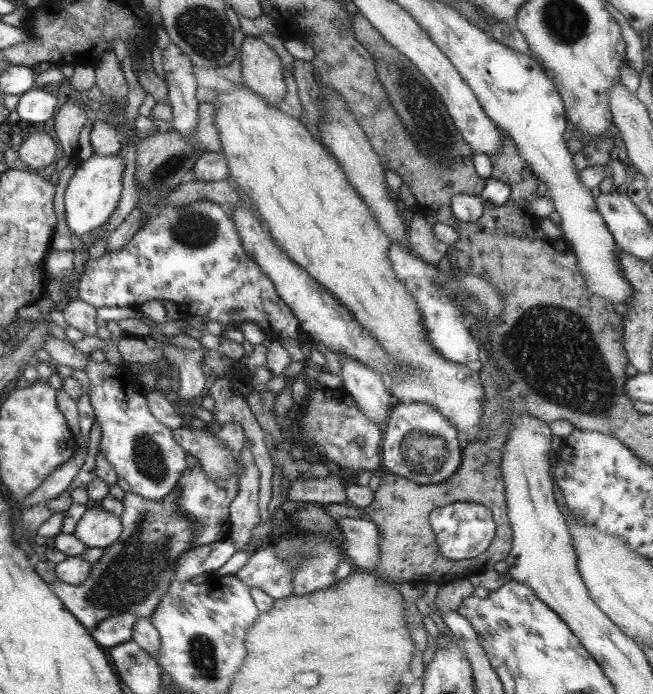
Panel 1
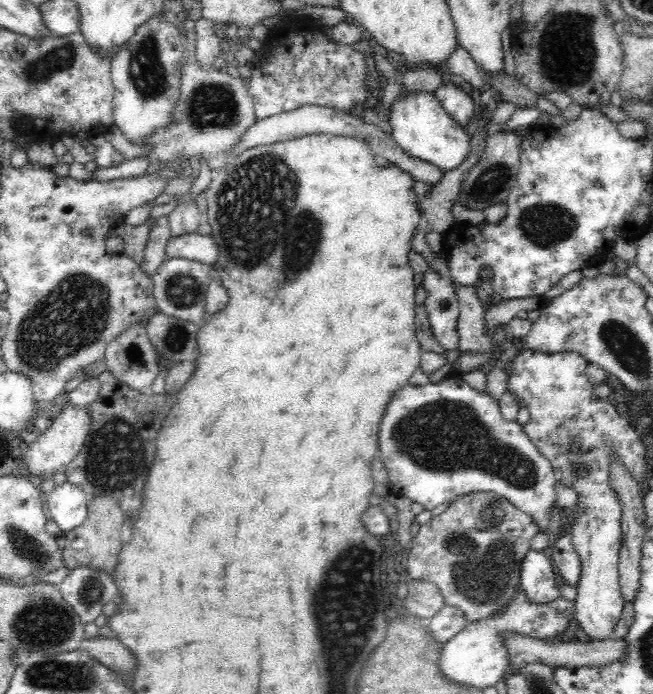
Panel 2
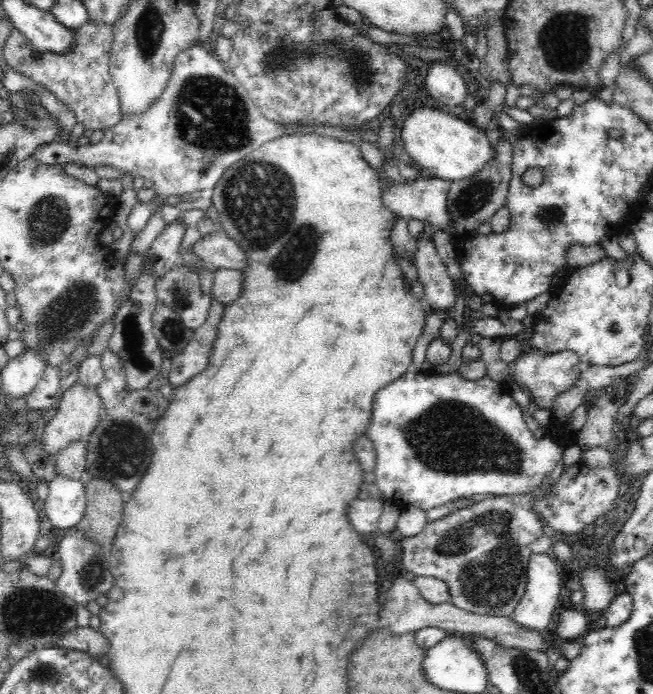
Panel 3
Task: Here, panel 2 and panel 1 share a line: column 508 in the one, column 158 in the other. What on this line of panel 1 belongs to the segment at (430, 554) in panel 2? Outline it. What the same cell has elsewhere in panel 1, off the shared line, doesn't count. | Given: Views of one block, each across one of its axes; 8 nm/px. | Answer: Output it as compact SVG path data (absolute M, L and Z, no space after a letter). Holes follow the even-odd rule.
M237 421L213 428L213 434L225 443L236 460L236 471L224 480L209 480L198 462L183 471L174 489L155 502L130 491L122 496L123 512L120 536L104 549L101 559L93 563L89 575L78 586L71 586L55 579L49 588L65 611L85 630L93 630L107 617L131 613L138 617L151 615L165 596L167 585L175 579L173 568L181 552L199 548L228 537L230 522L228 508L237 494L238 476L242 473L240 450L244 443L244 430Z

